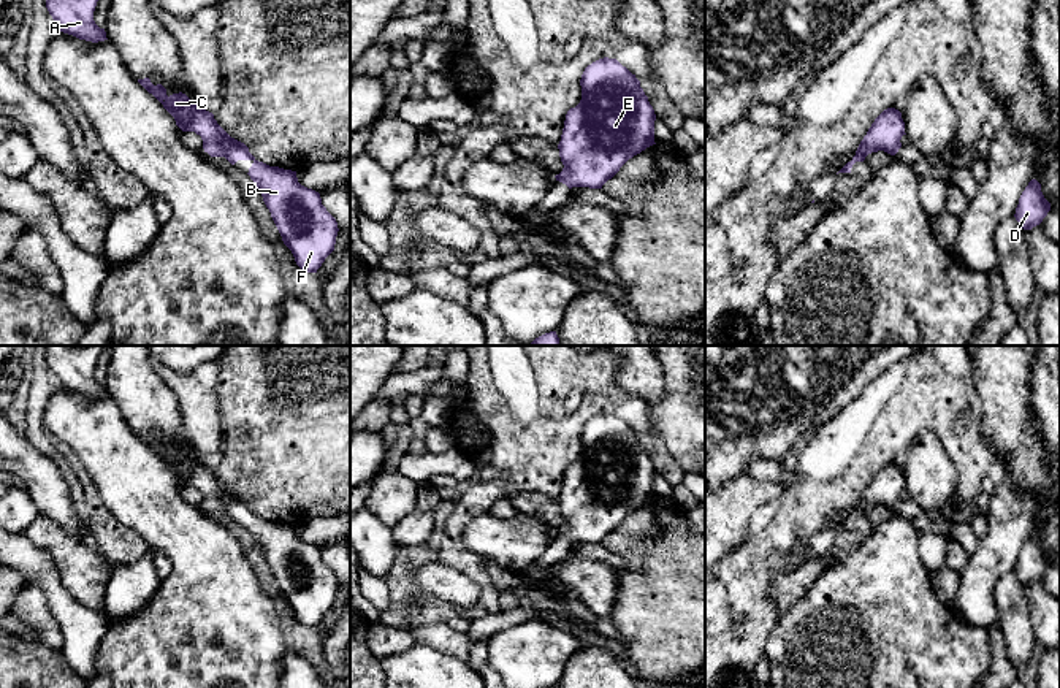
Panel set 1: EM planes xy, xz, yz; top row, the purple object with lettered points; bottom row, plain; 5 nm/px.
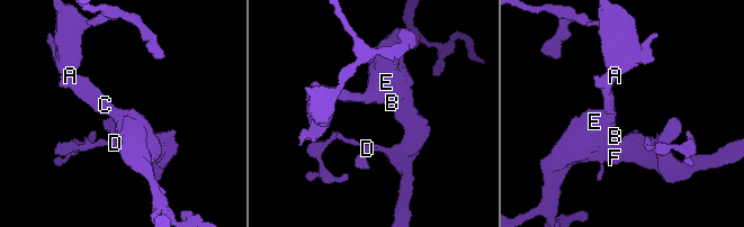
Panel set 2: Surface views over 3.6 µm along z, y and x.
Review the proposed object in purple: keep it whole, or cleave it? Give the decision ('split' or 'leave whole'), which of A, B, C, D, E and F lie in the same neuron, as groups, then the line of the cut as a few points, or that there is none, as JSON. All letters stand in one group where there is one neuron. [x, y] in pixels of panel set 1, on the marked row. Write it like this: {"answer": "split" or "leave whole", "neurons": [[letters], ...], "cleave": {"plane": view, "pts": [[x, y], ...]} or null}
{"answer": "leave whole", "neurons": [["A", "B", "C", "D", "E", "F"]], "cleave": null}

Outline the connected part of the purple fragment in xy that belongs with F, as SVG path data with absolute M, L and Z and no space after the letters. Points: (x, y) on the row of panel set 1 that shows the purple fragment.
M149 78L138 82L163 105L182 132L201 136L203 149L211 157L225 157L231 165L238 160L254 162L247 174L258 187L284 244L304 273L317 273L334 250L339 231L336 219L322 204L320 193L301 185L296 171L258 162L201 103L193 103L182 92L168 97L166 89L154 86Z

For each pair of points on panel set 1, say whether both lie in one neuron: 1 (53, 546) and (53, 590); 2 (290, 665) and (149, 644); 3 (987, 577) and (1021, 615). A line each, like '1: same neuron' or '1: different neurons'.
1: different neurons
2: different neurons
3: different neurons

